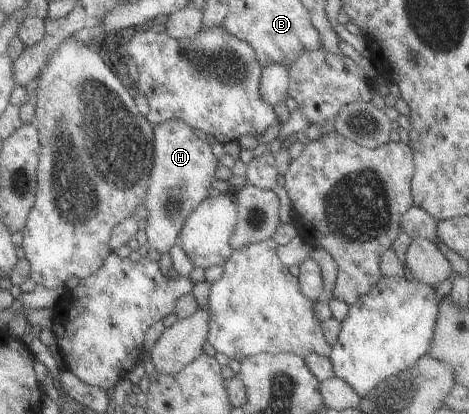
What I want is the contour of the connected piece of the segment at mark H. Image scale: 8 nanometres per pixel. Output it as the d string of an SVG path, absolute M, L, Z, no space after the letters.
M170 119L154 126L152 142L153 161L141 204L147 210L145 247L163 254L177 242L178 233L190 211L208 196L207 190L219 163L211 153L210 142L202 142L192 134L188 125L179 120Z

